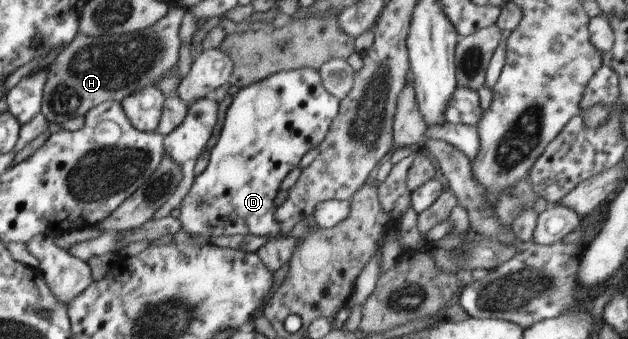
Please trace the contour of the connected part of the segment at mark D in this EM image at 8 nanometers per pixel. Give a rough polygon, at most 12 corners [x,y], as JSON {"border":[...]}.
{"border":[[311,67],[233,98],[179,207],[196,242],[286,237],[274,199],[340,111]]}

